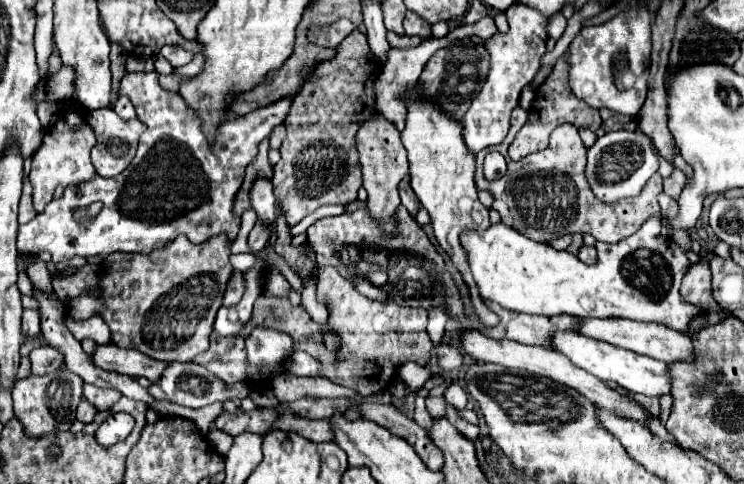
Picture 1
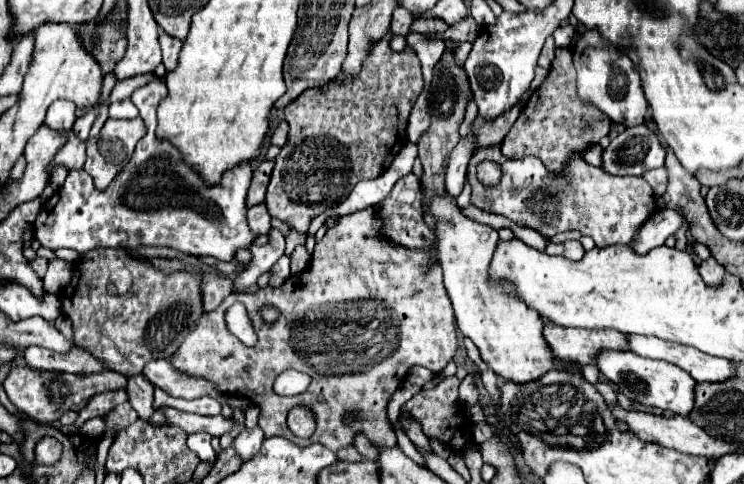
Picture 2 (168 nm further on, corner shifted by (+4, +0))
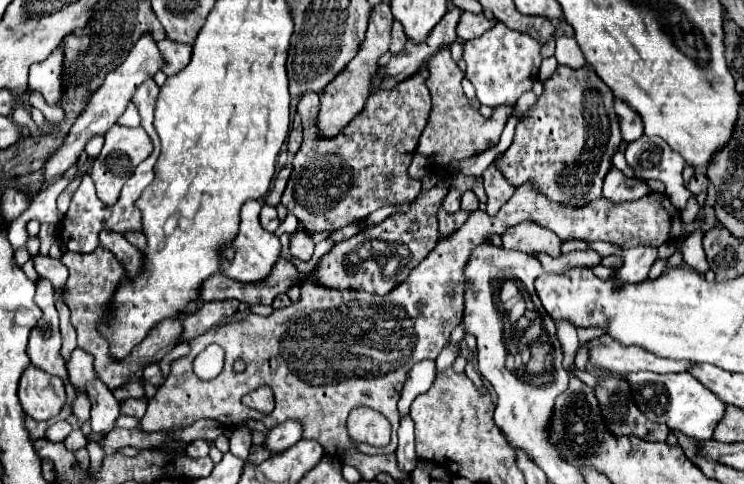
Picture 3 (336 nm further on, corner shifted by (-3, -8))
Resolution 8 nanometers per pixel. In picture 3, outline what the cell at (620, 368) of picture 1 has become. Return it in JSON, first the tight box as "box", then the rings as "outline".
{"box":[627,372,725,440],"outline":[[[635,372],[627,374],[627,380],[631,384],[631,390],[637,392],[635,402],[639,410],[651,420],[651,422],[663,422],[671,430],[679,428],[683,434],[695,438],[695,440],[711,440],[713,430],[725,416],[725,402],[721,402],[711,390],[705,390],[701,382],[693,378],[689,372],[681,374],[655,374],[655,372]]]}

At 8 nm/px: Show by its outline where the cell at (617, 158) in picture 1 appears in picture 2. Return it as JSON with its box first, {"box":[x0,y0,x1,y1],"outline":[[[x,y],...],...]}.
{"box":[602,126,666,176],"outline":[[[646,126],[626,128],[602,152],[602,168],[614,176],[640,176],[642,164],[646,170],[664,164],[666,150],[656,134]]]}

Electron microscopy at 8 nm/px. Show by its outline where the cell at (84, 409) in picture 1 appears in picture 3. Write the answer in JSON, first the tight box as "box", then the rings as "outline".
{"box":[45,422,71,442],"outline":[[[55,422],[55,424],[51,424],[49,428],[47,428],[47,432],[45,432],[45,440],[49,440],[49,442],[63,442],[69,434],[71,434],[71,424],[69,422]]]}

